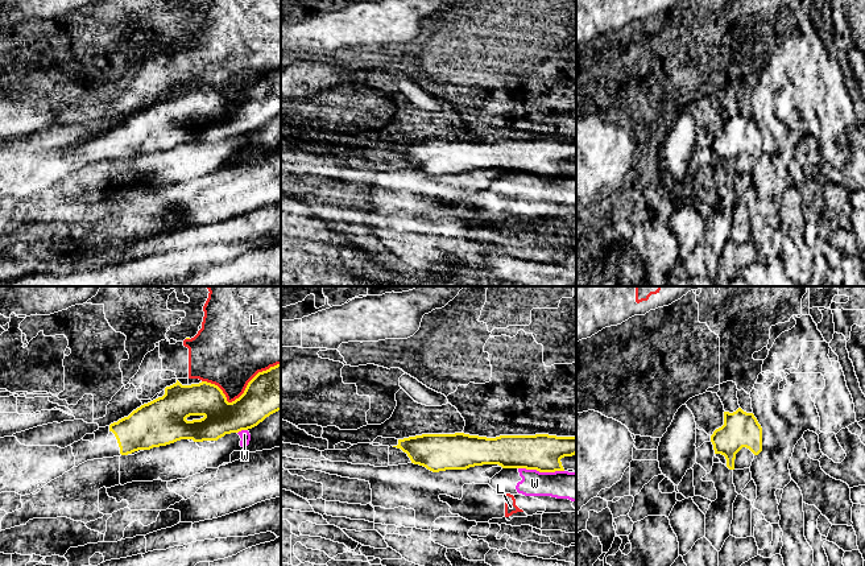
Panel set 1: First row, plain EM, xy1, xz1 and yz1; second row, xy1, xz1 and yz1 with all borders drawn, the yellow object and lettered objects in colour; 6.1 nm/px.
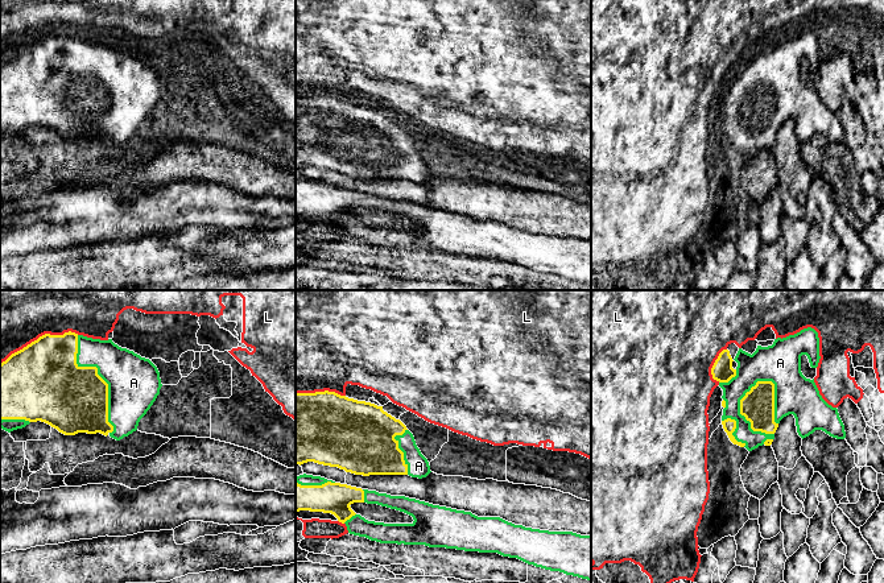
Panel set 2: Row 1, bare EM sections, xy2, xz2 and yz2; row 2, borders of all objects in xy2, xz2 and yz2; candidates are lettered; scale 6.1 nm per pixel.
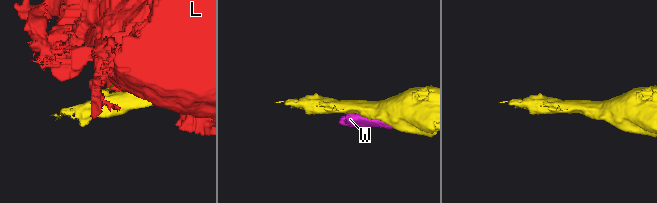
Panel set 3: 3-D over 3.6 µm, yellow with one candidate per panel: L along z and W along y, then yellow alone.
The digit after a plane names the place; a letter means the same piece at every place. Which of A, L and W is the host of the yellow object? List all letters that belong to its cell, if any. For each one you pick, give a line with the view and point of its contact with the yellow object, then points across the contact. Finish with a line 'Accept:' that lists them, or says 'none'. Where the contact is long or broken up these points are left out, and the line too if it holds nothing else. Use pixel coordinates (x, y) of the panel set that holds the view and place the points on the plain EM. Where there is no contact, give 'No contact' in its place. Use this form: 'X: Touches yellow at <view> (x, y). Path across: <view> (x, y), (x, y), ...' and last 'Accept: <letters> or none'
A: Touches yellow at yz2 (743, 119)
Accept: A

